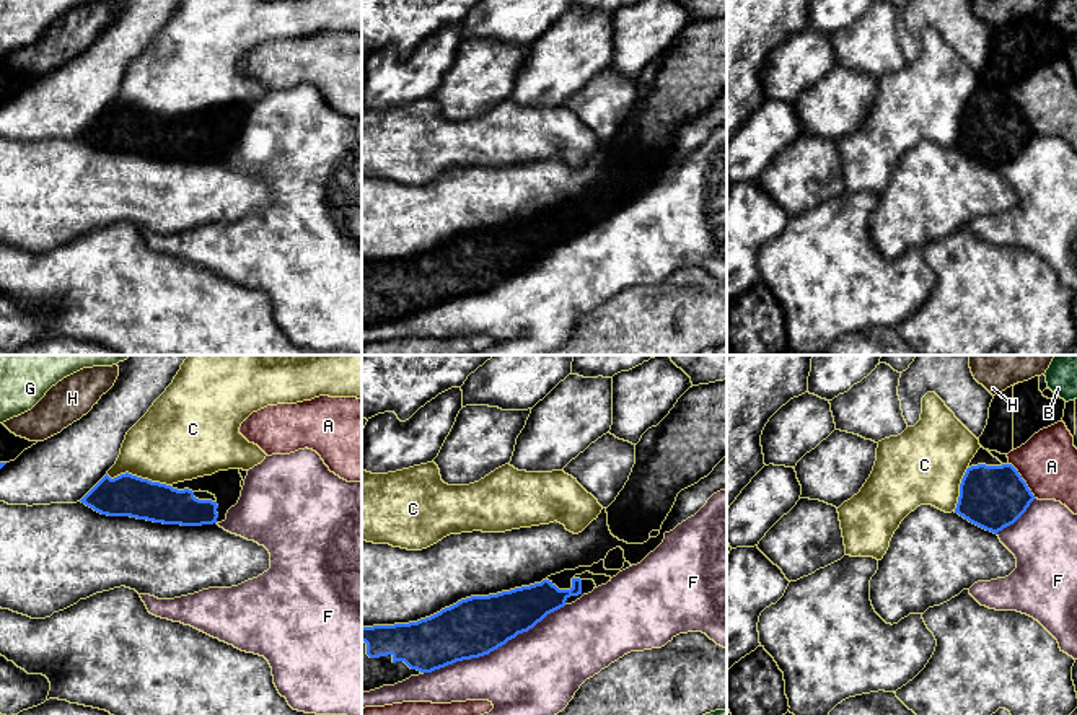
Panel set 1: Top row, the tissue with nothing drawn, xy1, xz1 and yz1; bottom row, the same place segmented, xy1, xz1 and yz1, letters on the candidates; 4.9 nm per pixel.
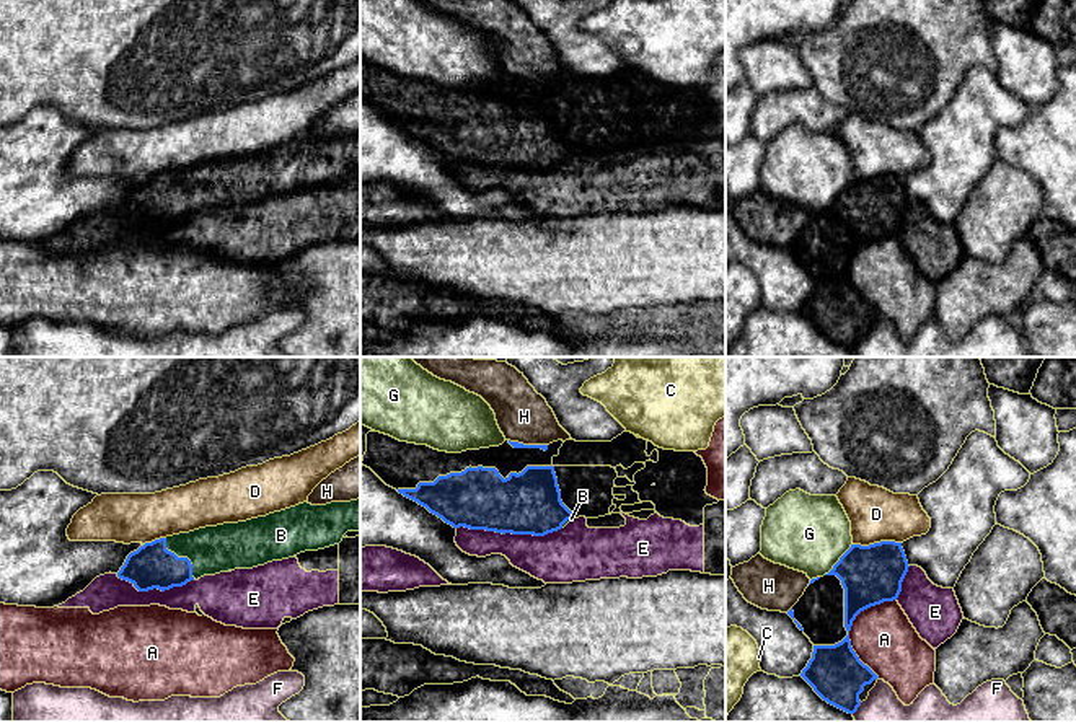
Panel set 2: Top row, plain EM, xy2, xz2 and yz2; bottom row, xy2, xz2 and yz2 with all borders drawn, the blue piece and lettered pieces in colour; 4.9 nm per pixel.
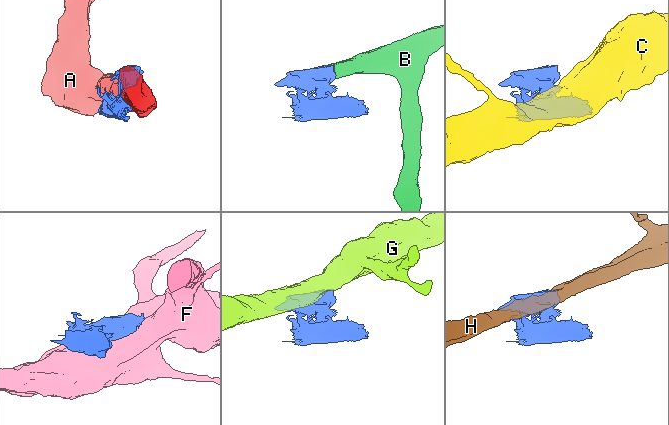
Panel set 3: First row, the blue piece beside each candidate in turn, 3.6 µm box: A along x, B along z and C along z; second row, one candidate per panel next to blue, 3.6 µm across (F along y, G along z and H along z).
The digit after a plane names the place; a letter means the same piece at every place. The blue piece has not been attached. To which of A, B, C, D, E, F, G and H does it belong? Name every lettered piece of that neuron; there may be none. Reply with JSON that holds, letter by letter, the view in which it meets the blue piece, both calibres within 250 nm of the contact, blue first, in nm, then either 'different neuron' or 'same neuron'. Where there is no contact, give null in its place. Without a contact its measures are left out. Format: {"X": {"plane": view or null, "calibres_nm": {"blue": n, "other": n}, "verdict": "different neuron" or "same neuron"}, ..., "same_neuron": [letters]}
{"A": {"plane": "yz2", "calibres_nm": {"blue": 280, "other": 320}, "verdict": "different neuron"}, "B": {"plane": "xy2", "calibres_nm": {"blue": 220, "other": 240}, "verdict": "same neuron"}, "C": {"plane": "xy1", "calibres_nm": {"blue": 200, "other": 400}, "verdict": "different neuron"}, "D": {"plane": "yz2", "calibres_nm": {"blue": 300, "other": 260}, "verdict": "different neuron"}, "E": {"plane": "xz2", "calibres_nm": {"blue": 300, "other": 240}, "verdict": "different neuron"}, "F": {"plane": "xz1", "calibres_nm": {"blue": 300, "other": 420}, "verdict": "different neuron"}, "G": {"plane": "yz2", "calibres_nm": {"blue": 300, "other": 380}, "verdict": "different neuron"}, "H": {"plane": "xz2", "calibres_nm": {"blue": 30, "other": 260}, "verdict": "different neuron"}, "same_neuron": ["B"]}

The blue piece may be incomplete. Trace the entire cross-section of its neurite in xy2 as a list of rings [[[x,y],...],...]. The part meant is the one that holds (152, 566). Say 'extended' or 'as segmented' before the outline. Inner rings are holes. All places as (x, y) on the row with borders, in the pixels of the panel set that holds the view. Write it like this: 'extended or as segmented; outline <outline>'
extended; outline [[[360,499],[326,505],[303,502],[266,517],[145,543],[127,556],[117,577],[139,592],[165,592],[204,575],[324,549],[339,544],[347,531],[360,531]]]

